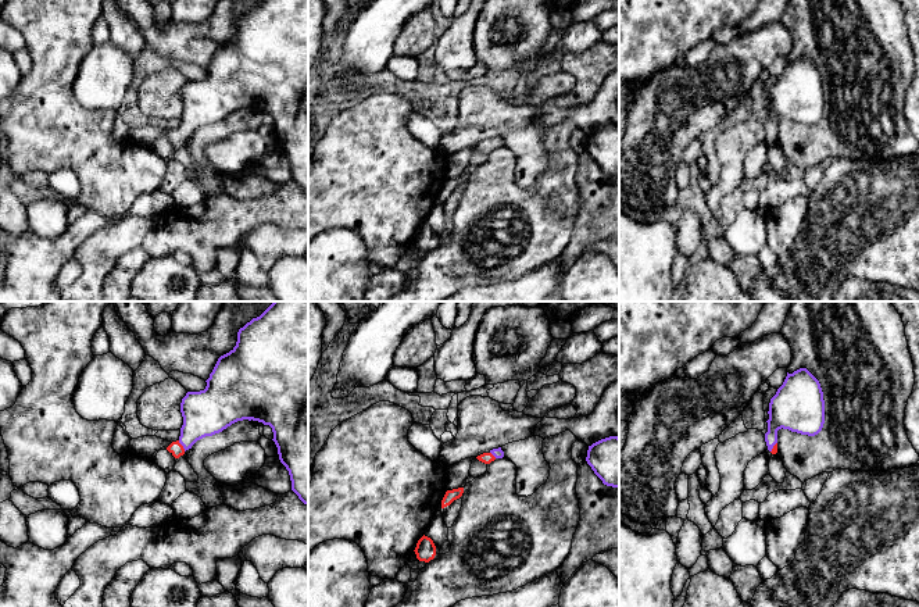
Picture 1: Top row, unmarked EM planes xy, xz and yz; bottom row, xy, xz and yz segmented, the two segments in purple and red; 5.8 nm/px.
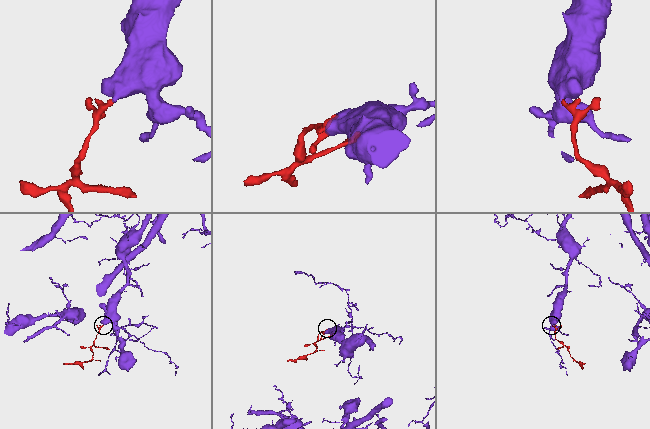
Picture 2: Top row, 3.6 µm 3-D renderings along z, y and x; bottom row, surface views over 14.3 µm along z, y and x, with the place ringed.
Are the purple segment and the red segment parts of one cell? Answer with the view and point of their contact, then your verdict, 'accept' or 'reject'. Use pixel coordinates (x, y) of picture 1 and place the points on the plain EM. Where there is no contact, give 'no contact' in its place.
contact xy (182, 134); accept

